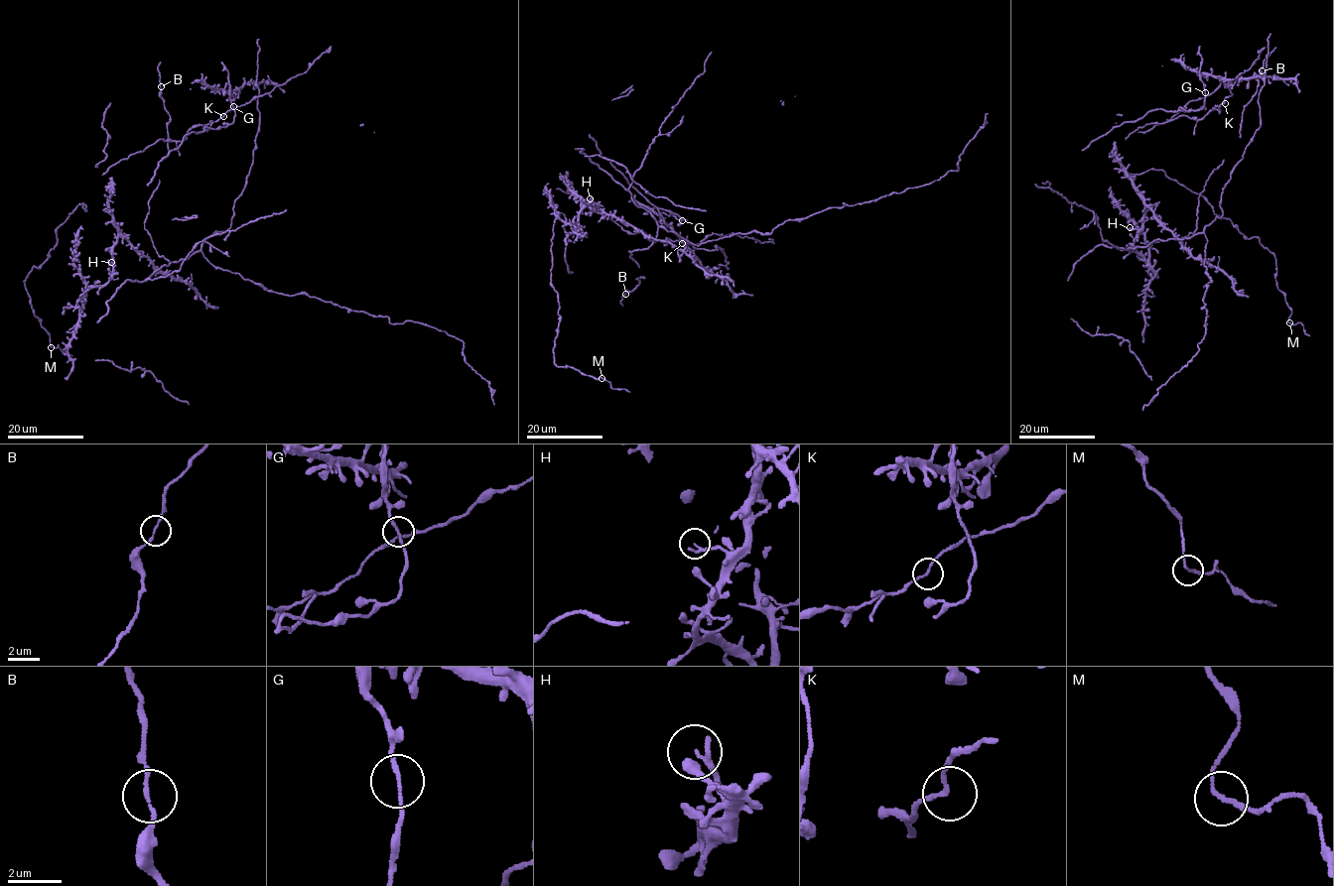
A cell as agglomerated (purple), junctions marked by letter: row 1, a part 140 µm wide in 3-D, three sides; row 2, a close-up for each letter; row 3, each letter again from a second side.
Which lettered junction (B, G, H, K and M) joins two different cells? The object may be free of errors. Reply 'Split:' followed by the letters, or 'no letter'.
Split: no letter

